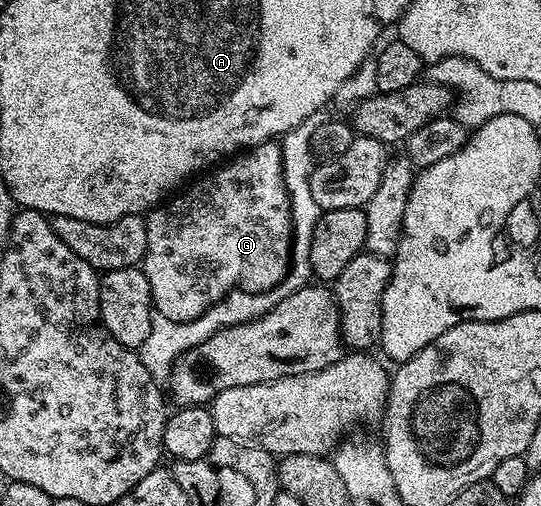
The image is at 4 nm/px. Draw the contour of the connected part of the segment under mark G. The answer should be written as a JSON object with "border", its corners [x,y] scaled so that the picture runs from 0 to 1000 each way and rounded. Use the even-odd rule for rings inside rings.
{"border":[[[510,277],[488,279],[482,287],[468,289],[466,294],[440,300],[436,308],[418,316],[414,324],[401,332],[366,348],[348,368],[351,374],[344,381],[329,379],[325,385],[314,387],[296,409],[274,415],[268,429],[272,488],[264,514],[264,530],[272,543],[272,559],[279,559],[283,609],[296,625],[318,634],[351,634],[368,623],[375,623],[397,597],[414,591],[434,569],[451,571],[455,579],[488,579],[494,571],[506,571],[510,563],[518,563],[525,555],[527,545],[534,542],[538,530],[538,502],[545,492],[542,427],[538,425],[538,401],[534,399],[534,374],[527,366],[523,306],[519,304],[518,285]]]}

